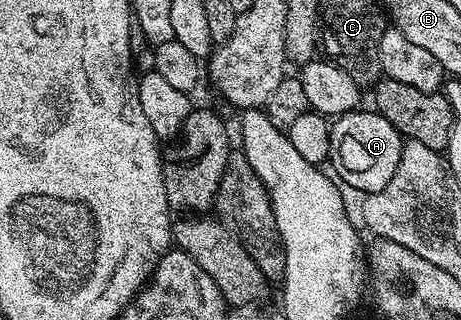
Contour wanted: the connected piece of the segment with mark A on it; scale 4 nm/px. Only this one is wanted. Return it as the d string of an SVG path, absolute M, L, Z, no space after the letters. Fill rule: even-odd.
M361 112L345 113L332 122L329 130L328 160L333 163L332 172L342 182L357 187L365 194L370 194L383 191L383 187L391 183L391 175L395 175L395 169L399 167L403 138L400 131L382 113Z

